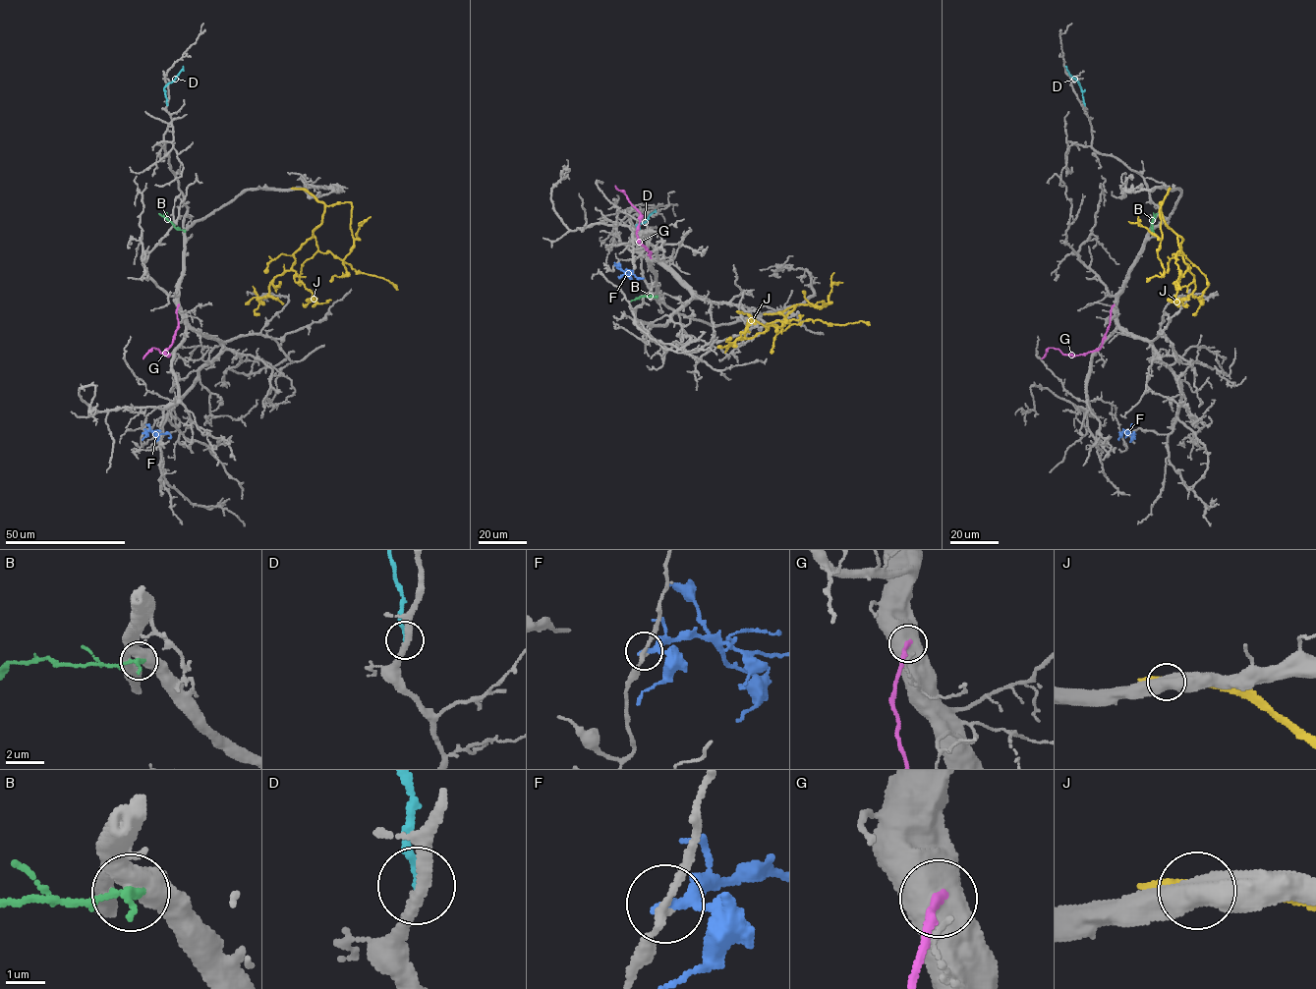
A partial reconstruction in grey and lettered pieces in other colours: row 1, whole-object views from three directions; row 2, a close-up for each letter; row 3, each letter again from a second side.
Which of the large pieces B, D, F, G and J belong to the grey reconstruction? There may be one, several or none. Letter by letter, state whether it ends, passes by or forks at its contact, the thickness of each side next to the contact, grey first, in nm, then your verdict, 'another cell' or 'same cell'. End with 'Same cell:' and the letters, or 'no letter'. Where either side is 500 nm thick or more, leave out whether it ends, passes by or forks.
B: 550 nm thick on the grey side, 240 nm on the other; another cell
D: it ends there; 180 nm thick on the grey side, 240 nm on the other; same cell
F: it passes by; 170 nm thick on the grey side, 220 nm on the other; another cell
G: 750 nm thick on the grey side, 240 nm on the other; another cell
J: 550 nm thick on the grey side, 280 nm on the other; another cell
Same cell: D

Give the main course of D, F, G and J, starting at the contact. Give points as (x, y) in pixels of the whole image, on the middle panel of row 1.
D: (639, 229), (636, 226), (644, 222), (655, 210)
F: (615, 265), (643, 278), (641, 279)
G: (650, 258), (636, 232), (641, 213), (615, 186)
J: (767, 313), (796, 304), (781, 326), (768, 325), (762, 333), (737, 338), (730, 344), (726, 341), (731, 337)

